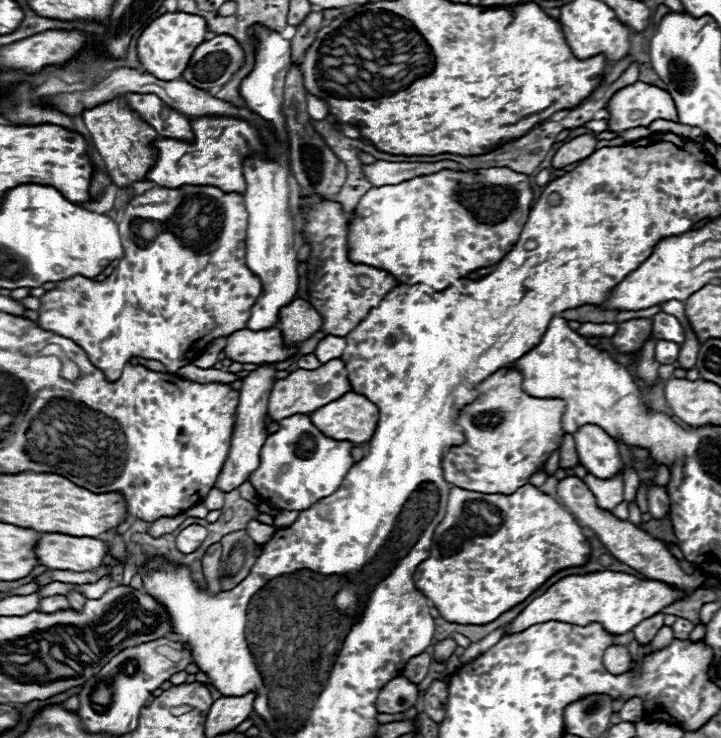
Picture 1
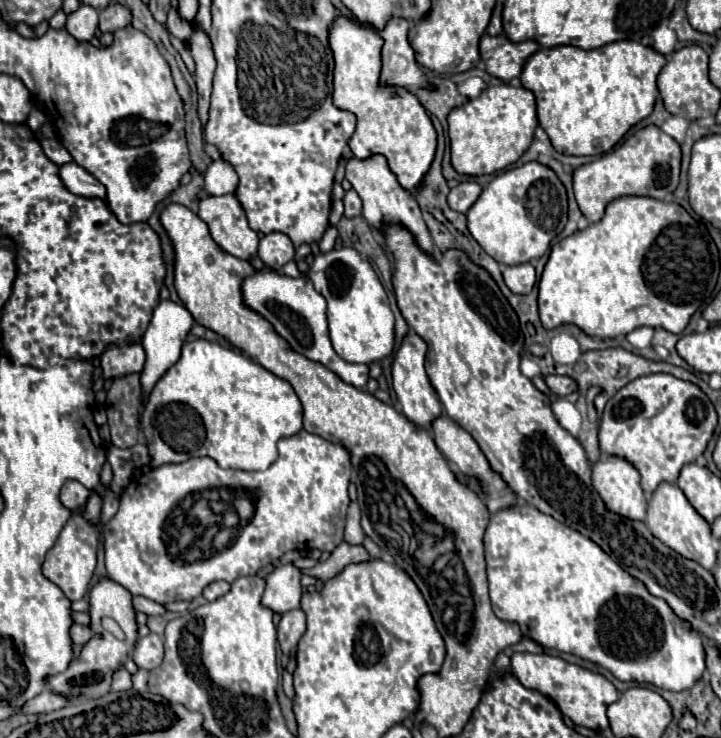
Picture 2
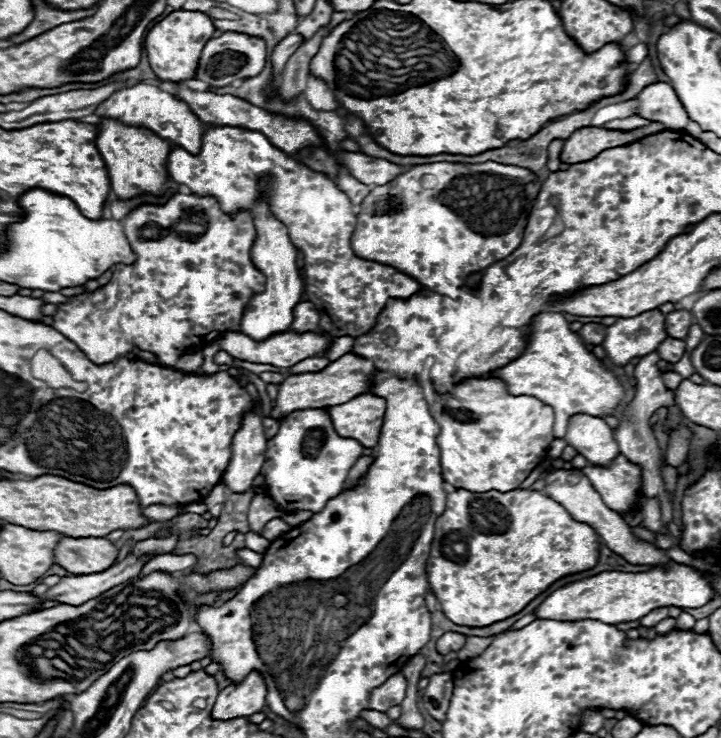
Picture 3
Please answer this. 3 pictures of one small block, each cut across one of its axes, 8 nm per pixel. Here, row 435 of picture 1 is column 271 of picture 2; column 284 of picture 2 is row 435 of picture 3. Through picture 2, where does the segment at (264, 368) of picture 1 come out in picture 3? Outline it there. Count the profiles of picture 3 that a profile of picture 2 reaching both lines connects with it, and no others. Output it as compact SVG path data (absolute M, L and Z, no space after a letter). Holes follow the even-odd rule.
M254 408L254 412L246 414L242 428L232 440L232 458L222 474L224 484L232 492L248 492L254 478L260 474L260 468L264 464L264 452L266 438L262 428L262 412Z

